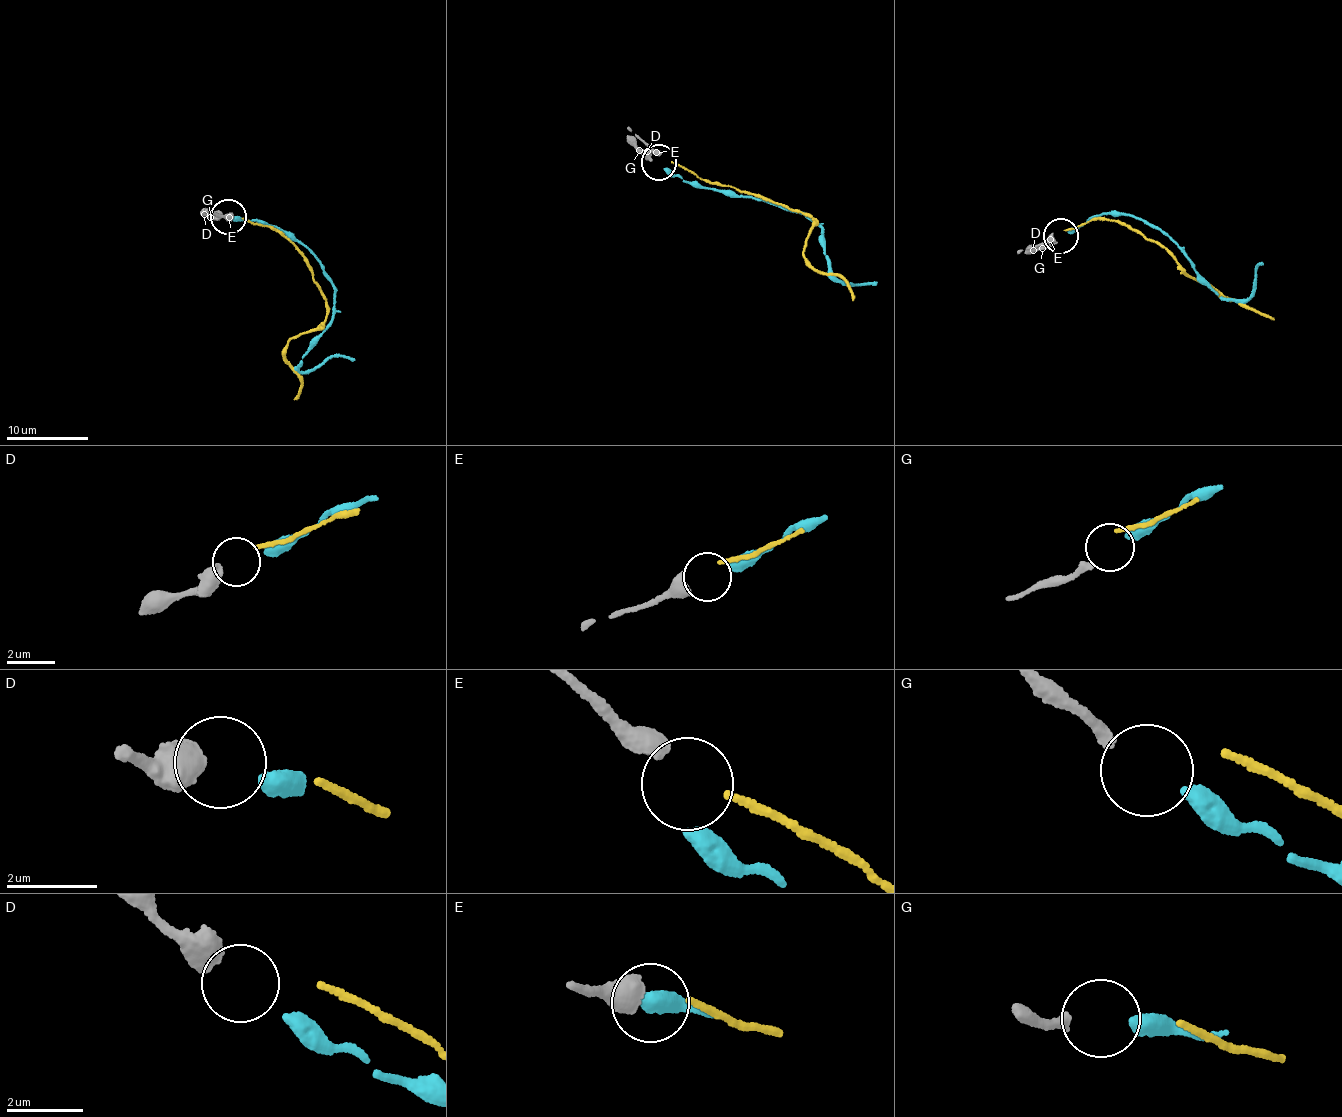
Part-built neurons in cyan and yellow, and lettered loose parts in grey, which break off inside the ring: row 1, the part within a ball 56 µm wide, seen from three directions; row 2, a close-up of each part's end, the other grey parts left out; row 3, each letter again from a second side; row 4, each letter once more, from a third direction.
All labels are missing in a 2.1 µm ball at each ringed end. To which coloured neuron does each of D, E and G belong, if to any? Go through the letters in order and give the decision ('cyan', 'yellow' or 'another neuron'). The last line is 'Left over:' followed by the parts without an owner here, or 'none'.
D: another neuron
E: yellow
G: cyan
Left over: D

